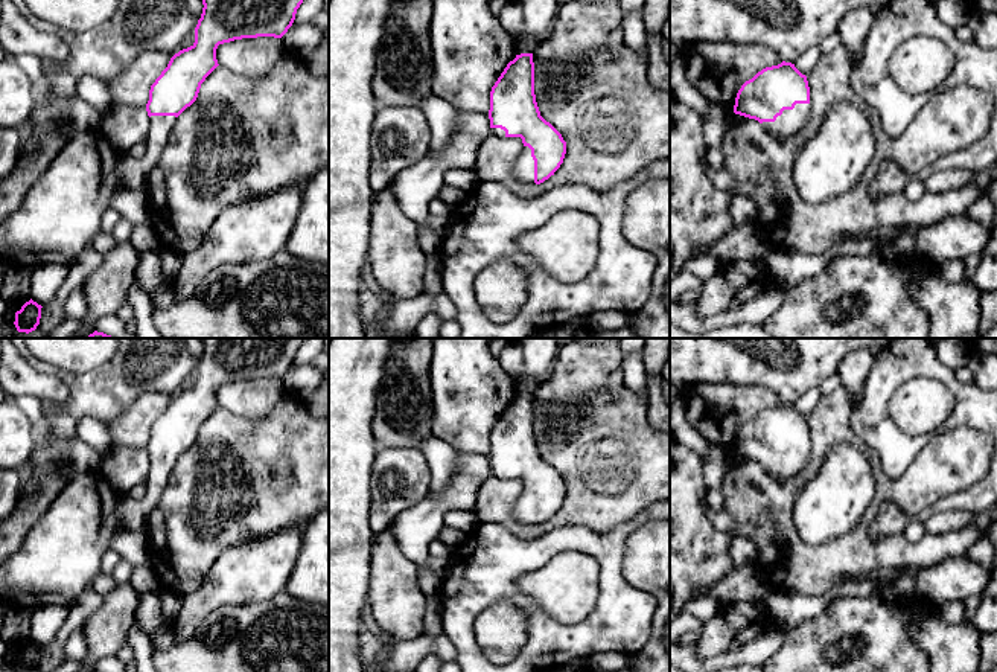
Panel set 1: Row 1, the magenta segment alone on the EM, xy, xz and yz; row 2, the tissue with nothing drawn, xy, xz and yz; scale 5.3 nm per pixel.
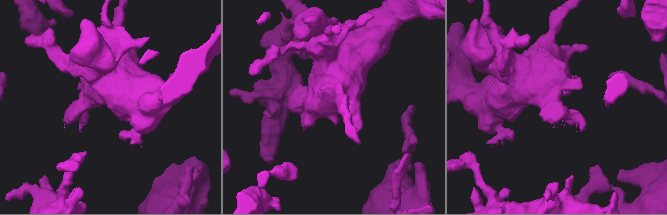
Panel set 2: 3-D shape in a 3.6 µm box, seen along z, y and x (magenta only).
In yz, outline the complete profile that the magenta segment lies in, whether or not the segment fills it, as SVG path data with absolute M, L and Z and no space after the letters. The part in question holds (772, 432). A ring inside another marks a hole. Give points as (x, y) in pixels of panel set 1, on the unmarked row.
M785 402L763 410L738 431L734 454L758 462L773 478L787 482L810 462L807 418Z

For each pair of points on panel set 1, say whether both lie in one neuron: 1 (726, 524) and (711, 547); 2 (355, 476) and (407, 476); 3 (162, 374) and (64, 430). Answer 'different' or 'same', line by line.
1: different
2: different
3: same

